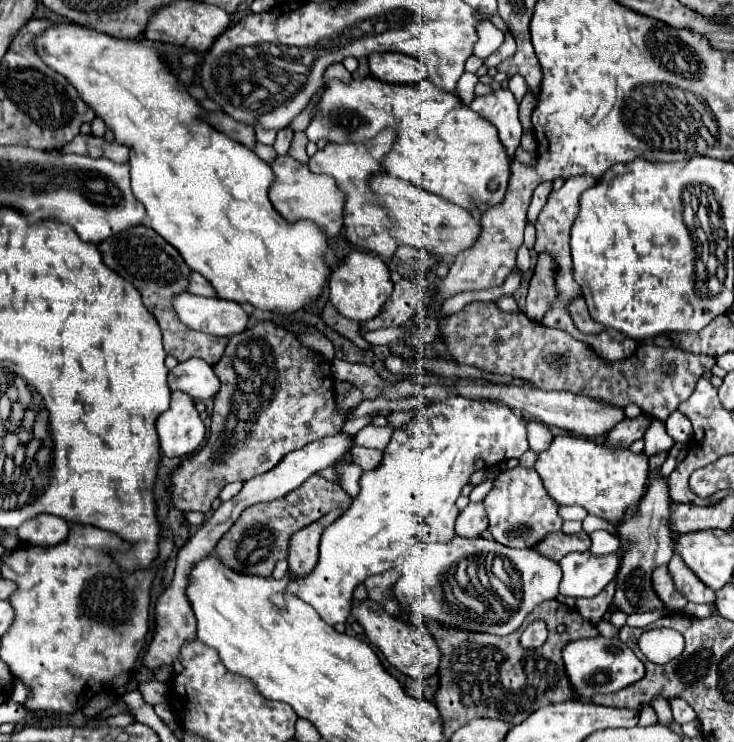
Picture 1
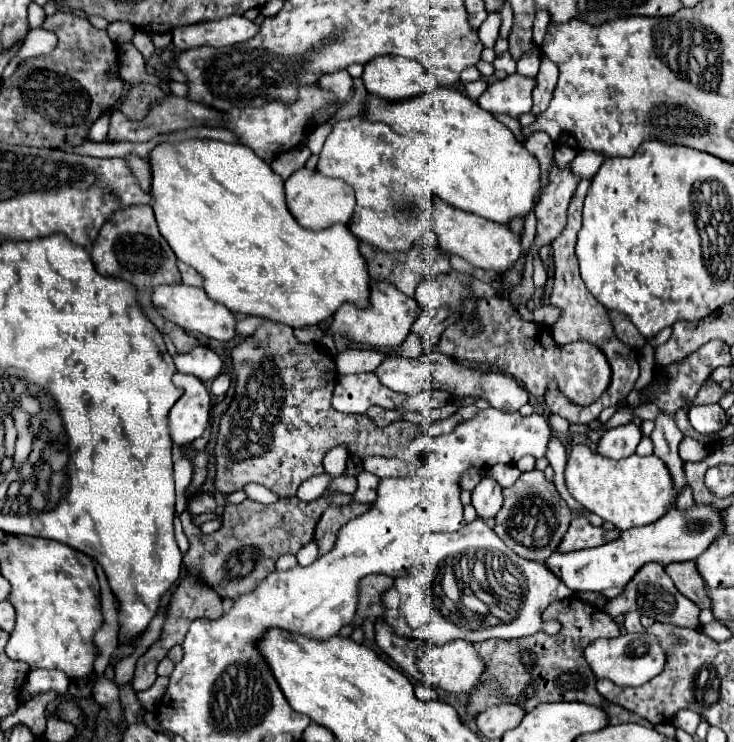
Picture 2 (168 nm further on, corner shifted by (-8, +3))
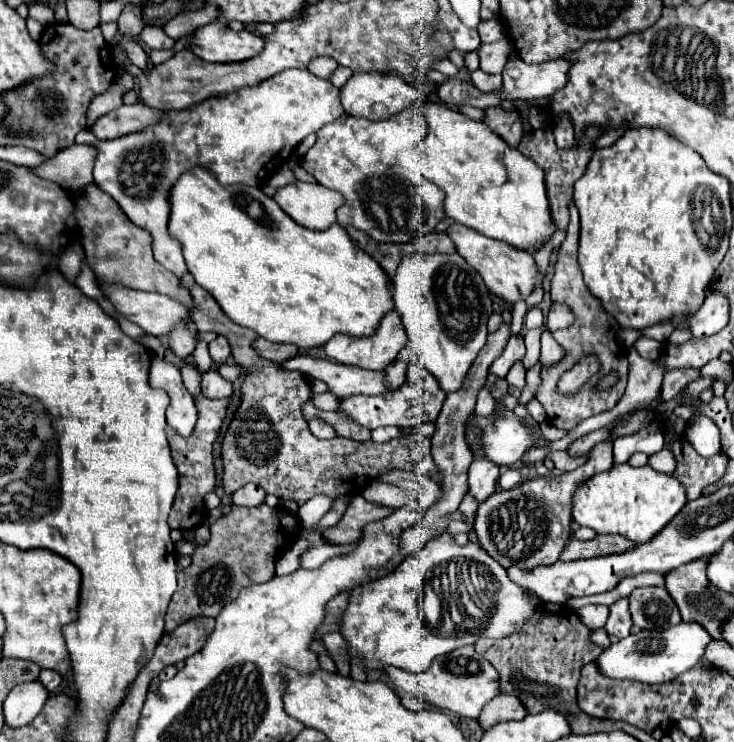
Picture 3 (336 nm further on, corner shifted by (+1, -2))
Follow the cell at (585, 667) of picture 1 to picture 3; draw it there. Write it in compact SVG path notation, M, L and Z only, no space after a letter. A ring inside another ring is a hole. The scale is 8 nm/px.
M678 623L664 631L640 631L616 645L610 645L596 659L600 671L610 679L632 679L640 683L666 683L692 669L700 659L704 659L704 649L712 637L696 623Z

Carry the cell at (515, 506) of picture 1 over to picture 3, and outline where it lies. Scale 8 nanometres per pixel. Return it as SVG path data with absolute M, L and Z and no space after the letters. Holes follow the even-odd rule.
M598 443L590 455L588 461L578 467L576 471L570 473L560 473L554 477L538 477L538 479L530 479L530 481L522 481L518 487L508 489L508 491L496 491L494 495L488 497L488 501L482 501L478 511L476 511L476 521L474 521L474 531L478 535L478 541L482 543L482 549L496 559L502 567L510 567L516 565L524 571L530 571L534 567L540 565L552 565L560 559L560 553L566 549L570 537L572 537L572 501L574 501L574 493L576 489L588 481L590 477L608 471L612 467L612 445L610 443Z

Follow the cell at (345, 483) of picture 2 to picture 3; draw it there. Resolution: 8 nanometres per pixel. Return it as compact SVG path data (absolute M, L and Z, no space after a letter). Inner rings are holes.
M354 495L352 499L348 499L348 509L346 509L342 521L336 527L326 529L324 537L336 545L354 543L362 537L362 531L368 523L380 521L380 519L392 515L392 511L394 511L392 507L370 503L362 495Z

